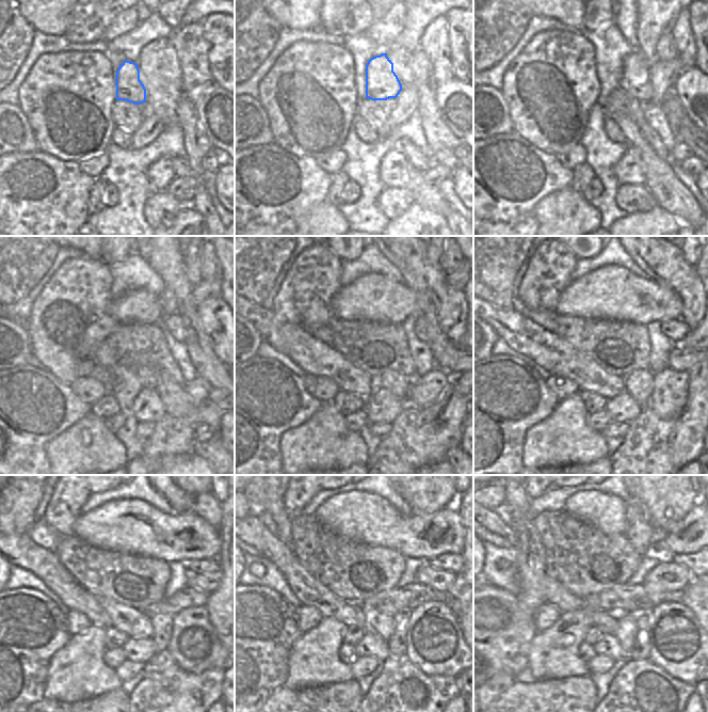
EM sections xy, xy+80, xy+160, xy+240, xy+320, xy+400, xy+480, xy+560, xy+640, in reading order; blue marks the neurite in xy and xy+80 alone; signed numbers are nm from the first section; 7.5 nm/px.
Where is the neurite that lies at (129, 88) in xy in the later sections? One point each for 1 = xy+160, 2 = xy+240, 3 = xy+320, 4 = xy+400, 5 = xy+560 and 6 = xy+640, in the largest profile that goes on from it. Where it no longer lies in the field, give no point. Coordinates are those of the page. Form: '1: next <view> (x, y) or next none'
1: next xy+160 (634, 81)
2: next xy+240 (174, 323)
3: next xy+320 (421, 327)
4: next xy+400 (675, 330)
5: next xy+560 (451, 562)
6: next xy+640 (690, 560)

